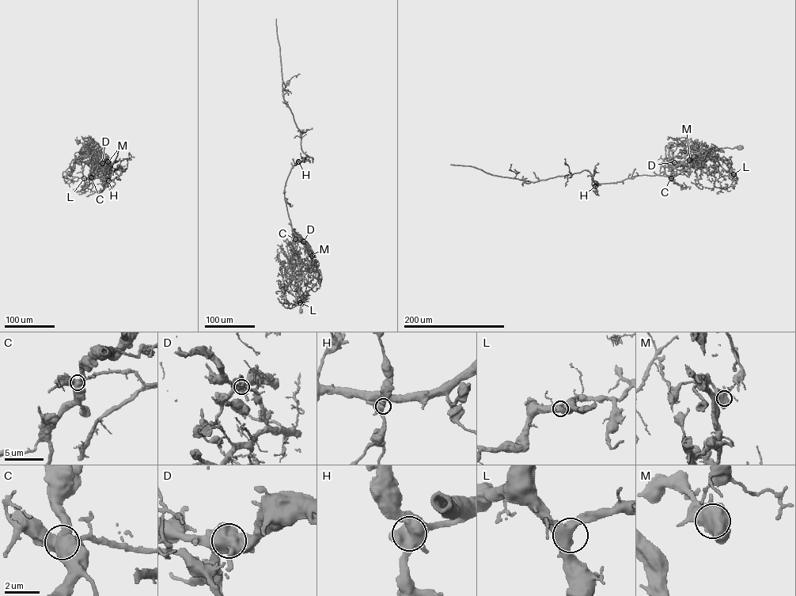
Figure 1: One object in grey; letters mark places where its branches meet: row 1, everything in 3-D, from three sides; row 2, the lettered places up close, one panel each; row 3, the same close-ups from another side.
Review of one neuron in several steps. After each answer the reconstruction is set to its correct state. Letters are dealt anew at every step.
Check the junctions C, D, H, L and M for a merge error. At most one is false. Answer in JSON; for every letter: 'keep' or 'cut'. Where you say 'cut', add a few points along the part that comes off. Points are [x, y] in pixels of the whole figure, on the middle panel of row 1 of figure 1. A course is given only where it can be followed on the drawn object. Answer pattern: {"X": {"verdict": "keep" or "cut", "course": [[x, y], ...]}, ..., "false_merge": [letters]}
{"C": {"verdict": "cut", "course": [[295, 239], [285, 200], [284, 187], [292, 167], [308, 156], [302, 150], [300, 130], [282, 94], [276, 18]]}, "D": {"verdict": "keep"}, "H": {"verdict": "keep"}, "L": {"verdict": "keep"}, "M": {"verdict": "keep"}, "false_merge": ["C"]}

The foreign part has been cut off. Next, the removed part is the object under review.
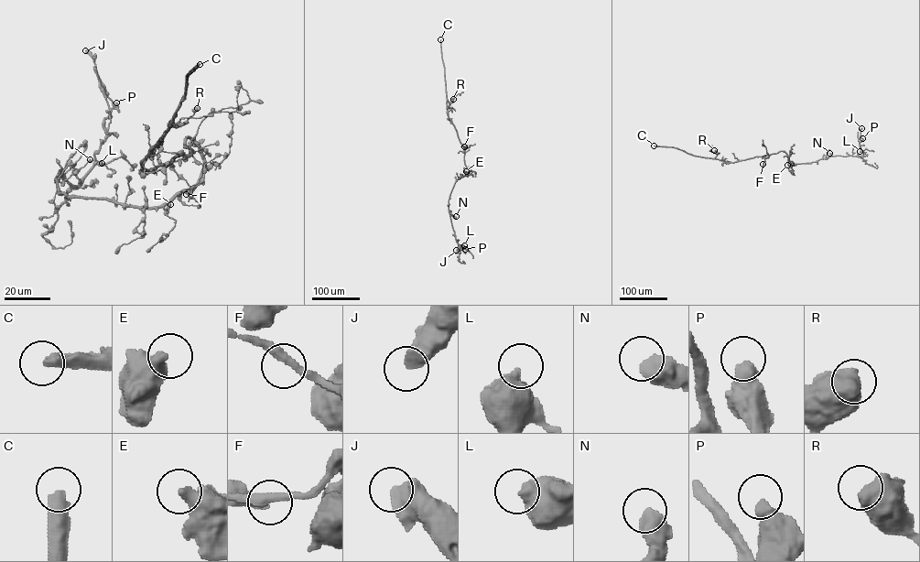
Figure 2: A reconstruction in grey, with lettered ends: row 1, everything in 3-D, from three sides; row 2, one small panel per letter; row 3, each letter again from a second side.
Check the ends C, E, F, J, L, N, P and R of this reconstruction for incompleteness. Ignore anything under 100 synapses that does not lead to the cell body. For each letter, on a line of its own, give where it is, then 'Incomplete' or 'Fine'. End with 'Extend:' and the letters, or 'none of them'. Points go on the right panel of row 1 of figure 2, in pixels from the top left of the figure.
C: Place: (654, 145). Incomplete
E: Place: (787, 165). Fine
F: Place: (763, 164). Fine
J: Place: (861, 128). Fine
L: Place: (860, 151). Fine
N: Place: (829, 153). Fine
P: Place: (862, 138). Fine
R: Place: (714, 150). Fine
Extend: C

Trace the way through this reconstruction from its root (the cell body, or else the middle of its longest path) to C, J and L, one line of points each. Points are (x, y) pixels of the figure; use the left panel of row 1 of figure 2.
C: (197, 145), (187, 137), (191, 155), (143, 167), (173, 122), (187, 76), (200, 64)
J: (197, 145), (201, 177), (160, 206), (59, 194), (59, 171), (76, 188), (92, 166), (113, 107), (85, 50)
L: (197, 145), (201, 177), (160, 206), (59, 194), (59, 171), (76, 188), (102, 163)

